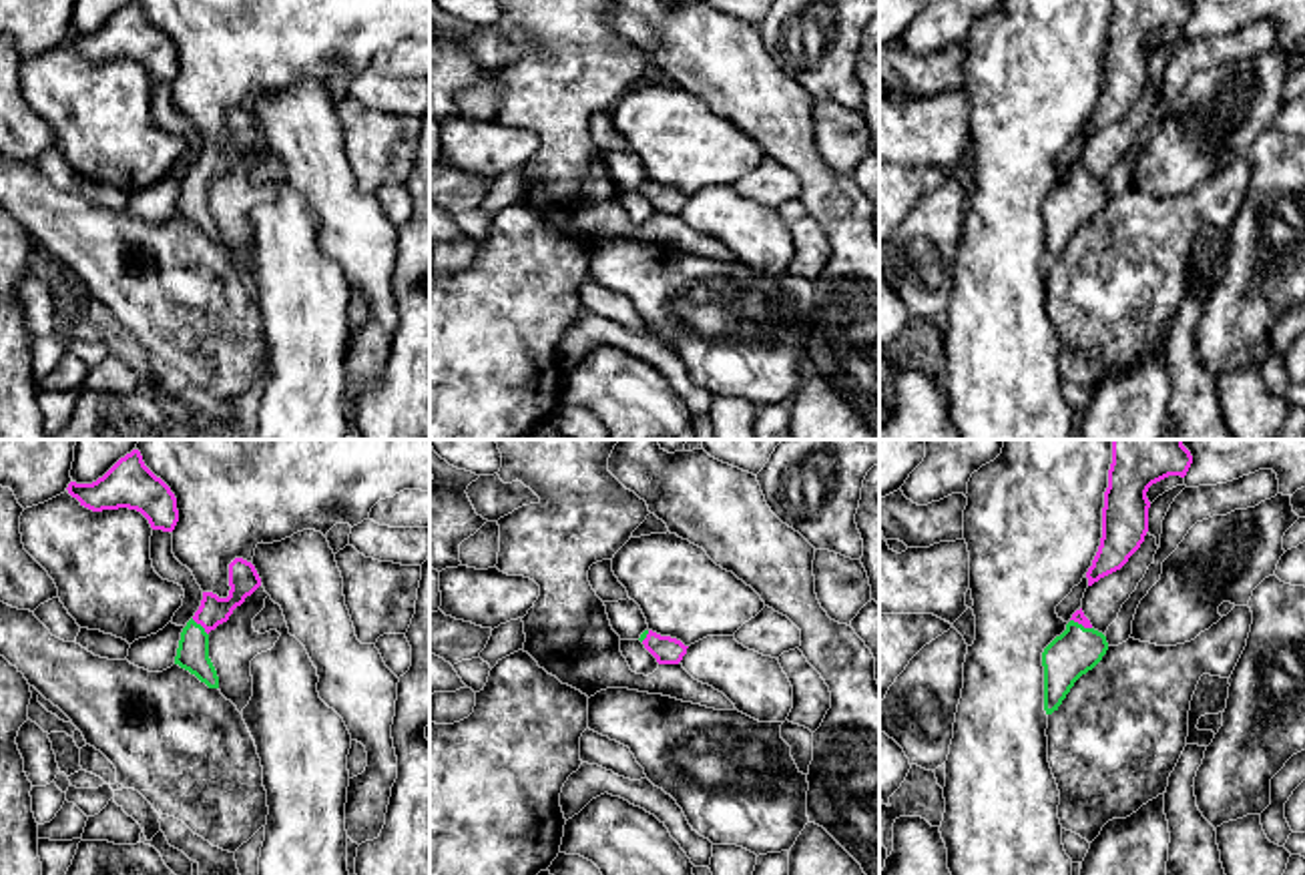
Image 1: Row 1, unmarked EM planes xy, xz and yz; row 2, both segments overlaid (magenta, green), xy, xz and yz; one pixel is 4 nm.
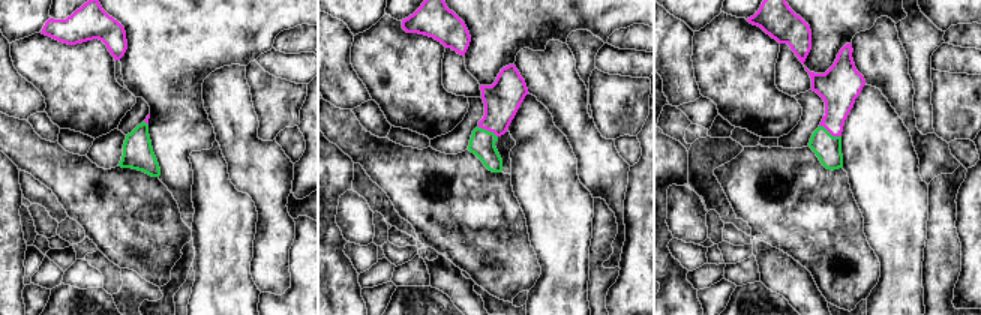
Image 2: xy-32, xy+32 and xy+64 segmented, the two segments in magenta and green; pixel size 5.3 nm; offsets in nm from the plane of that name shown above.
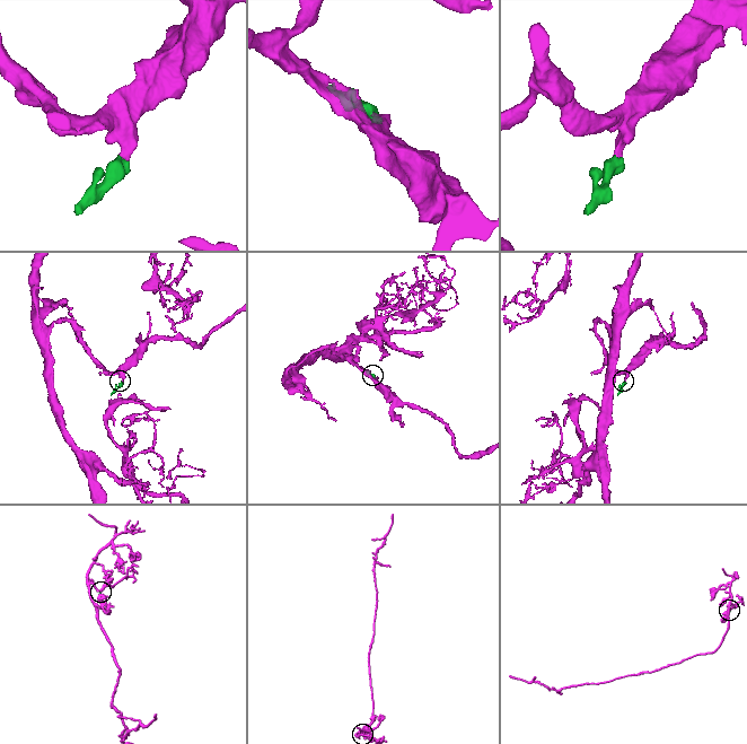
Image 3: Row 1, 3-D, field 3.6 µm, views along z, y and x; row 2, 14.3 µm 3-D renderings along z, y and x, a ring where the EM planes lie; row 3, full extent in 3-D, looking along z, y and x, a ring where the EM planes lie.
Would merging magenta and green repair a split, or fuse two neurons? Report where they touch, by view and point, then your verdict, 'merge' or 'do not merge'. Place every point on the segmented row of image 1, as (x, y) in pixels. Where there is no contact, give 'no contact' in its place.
meets magenta in xy at (201, 625); merge

